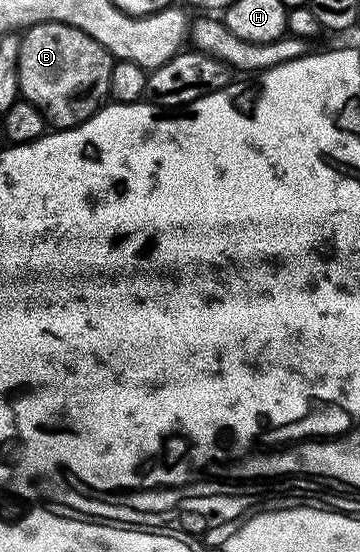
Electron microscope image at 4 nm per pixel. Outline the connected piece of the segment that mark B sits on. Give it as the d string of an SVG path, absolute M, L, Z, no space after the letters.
M34 24L19 36L17 82L19 95L43 115L52 129L78 128L100 108L104 107L111 91L113 57L96 40L68 24Z

